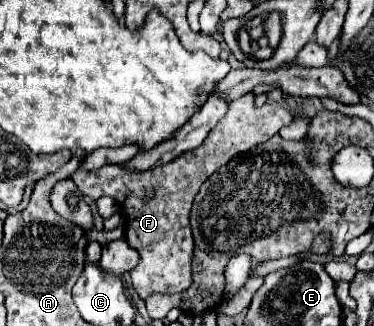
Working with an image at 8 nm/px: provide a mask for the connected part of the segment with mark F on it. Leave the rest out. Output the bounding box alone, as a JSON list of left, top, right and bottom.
[71,93,293,301]

